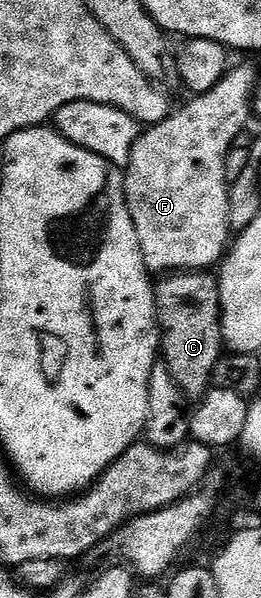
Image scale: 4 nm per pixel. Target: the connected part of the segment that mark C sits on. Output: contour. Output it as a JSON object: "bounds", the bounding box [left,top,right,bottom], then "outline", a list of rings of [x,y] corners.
{"bounds":[154,270,224,400],"outline":[[[204,270],[167,272],[157,279],[154,303],[158,313],[161,361],[186,397],[200,400],[212,389],[214,369],[224,353],[217,277]]]}

